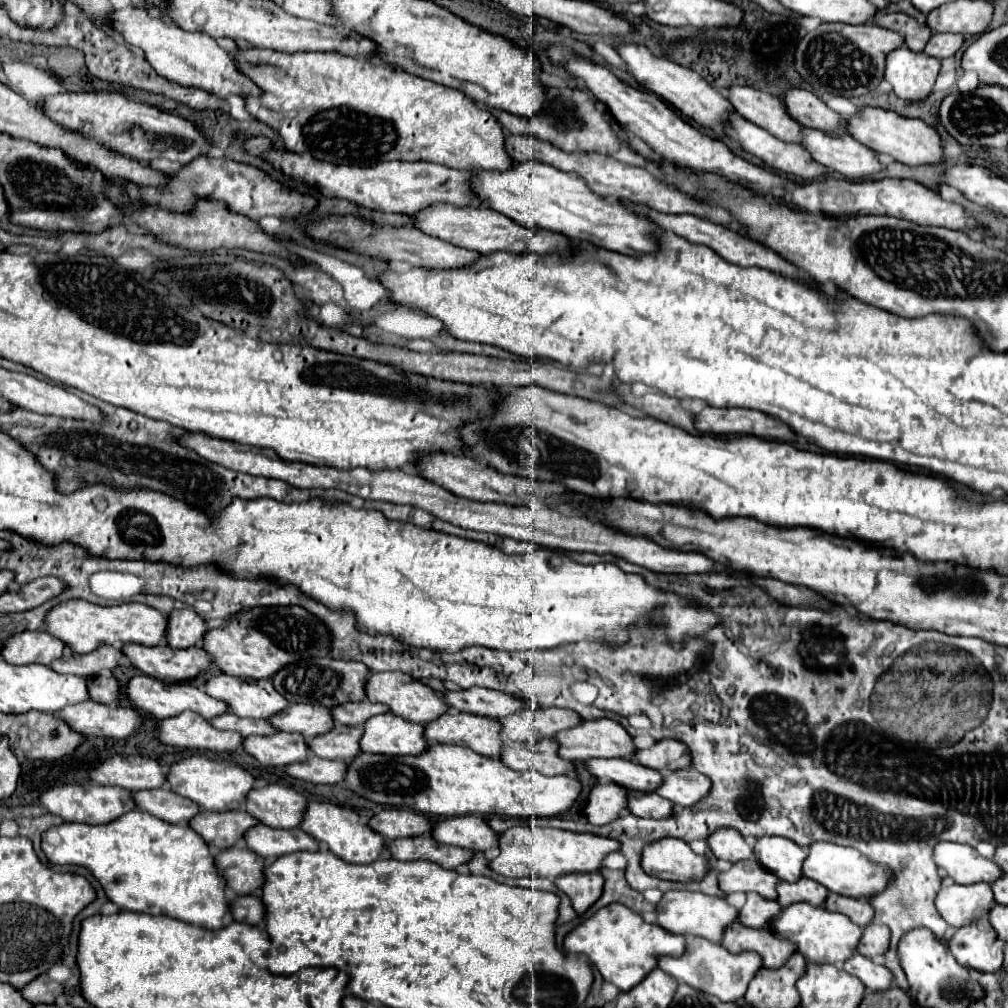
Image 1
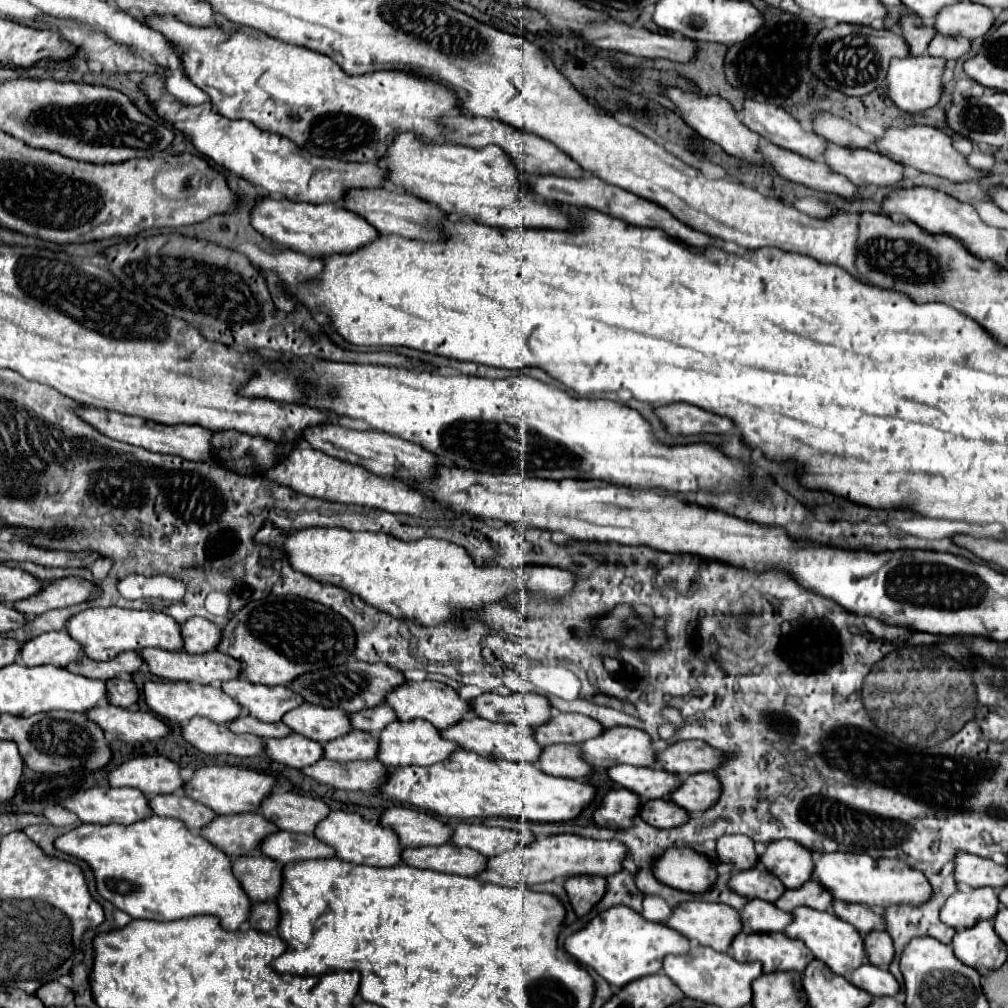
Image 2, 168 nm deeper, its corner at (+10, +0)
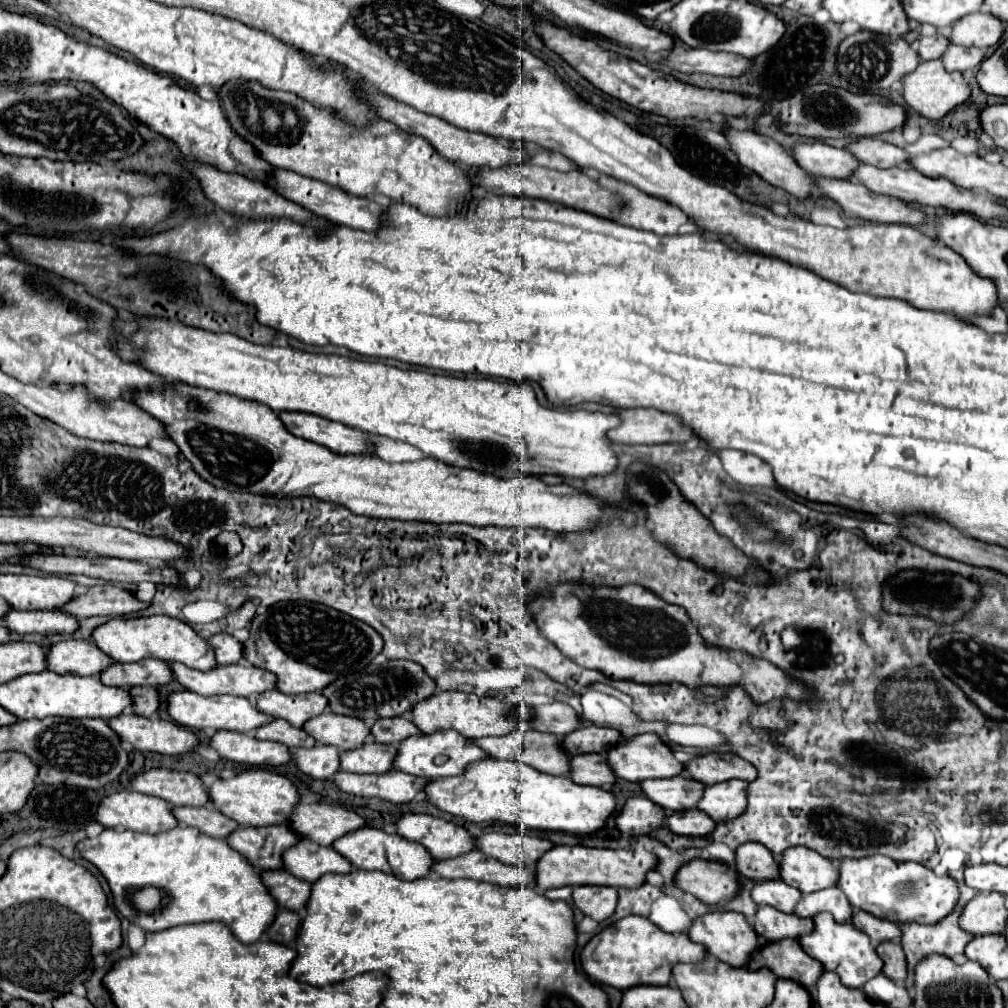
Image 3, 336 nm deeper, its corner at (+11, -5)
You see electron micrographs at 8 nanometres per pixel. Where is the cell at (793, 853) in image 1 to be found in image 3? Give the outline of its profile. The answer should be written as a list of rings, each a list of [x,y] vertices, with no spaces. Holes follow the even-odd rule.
[[[796,846],[784,852],[780,860],[780,878],[802,894],[810,894],[836,886],[838,866],[810,848]]]

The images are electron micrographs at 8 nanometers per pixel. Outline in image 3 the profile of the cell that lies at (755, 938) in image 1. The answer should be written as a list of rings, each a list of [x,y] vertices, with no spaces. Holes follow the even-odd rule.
[[[786,938],[780,942],[770,942],[768,946],[756,950],[748,964],[750,970],[770,968],[778,978],[794,980],[804,988],[816,986],[816,980],[824,972],[822,964],[808,956],[800,942],[794,938]]]

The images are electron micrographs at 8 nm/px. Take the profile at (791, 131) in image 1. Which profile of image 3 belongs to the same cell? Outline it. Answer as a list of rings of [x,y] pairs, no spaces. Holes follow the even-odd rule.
[[[802,142],[792,150],[794,160],[814,176],[852,180],[856,168],[860,166],[858,158],[848,150],[828,146],[824,142]]]

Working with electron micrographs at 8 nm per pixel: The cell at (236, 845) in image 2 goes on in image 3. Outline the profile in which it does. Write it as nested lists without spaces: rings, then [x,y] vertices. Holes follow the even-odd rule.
[[[288,824],[268,828],[238,828],[228,838],[228,844],[246,856],[258,872],[282,870],[282,854],[298,842],[300,836]]]

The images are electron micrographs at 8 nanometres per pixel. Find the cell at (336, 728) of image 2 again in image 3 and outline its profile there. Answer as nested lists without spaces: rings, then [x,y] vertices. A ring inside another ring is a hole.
[[[326,712],[324,716],[310,720],[304,730],[320,744],[338,746],[340,750],[360,748],[370,738],[370,728],[360,718],[338,716],[334,712]]]

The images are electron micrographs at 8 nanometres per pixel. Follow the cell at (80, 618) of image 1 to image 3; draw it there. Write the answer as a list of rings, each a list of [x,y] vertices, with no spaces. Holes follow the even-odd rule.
[[[172,616],[114,618],[94,630],[94,642],[114,662],[138,662],[144,658],[158,658],[164,662],[182,662],[198,670],[212,670],[218,666],[214,648],[208,646],[208,640],[196,634],[190,624]]]

